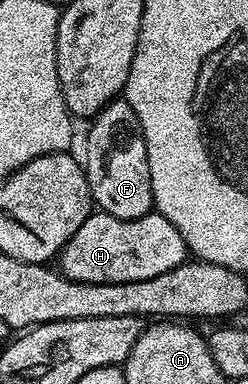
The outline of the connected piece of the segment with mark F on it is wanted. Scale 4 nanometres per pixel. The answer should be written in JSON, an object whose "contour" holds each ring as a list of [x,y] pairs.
{"contour":[[[127,99],[111,101],[91,118],[88,129],[88,146],[84,149],[82,164],[88,177],[95,208],[123,221],[142,219],[153,212],[150,159],[146,151],[146,139]]]}

